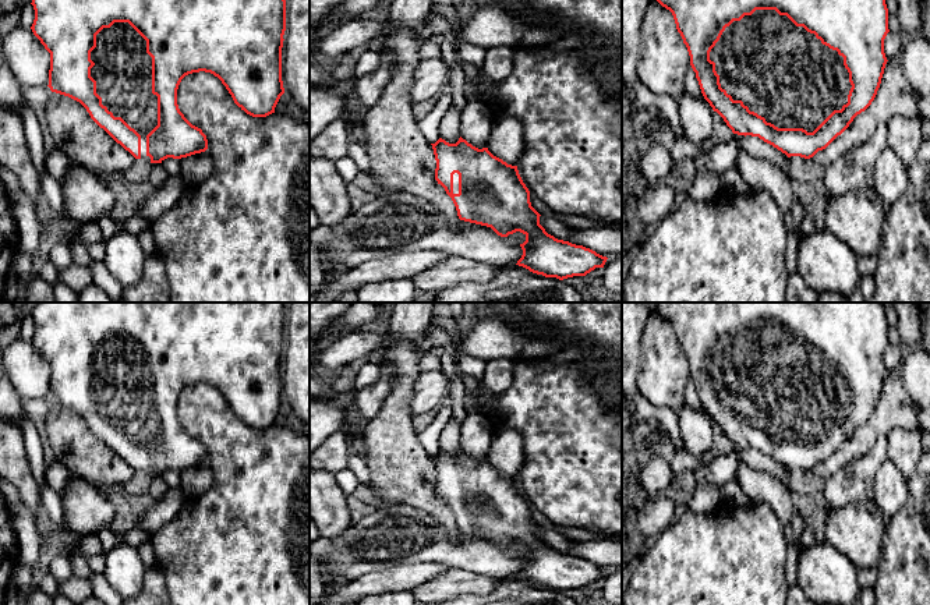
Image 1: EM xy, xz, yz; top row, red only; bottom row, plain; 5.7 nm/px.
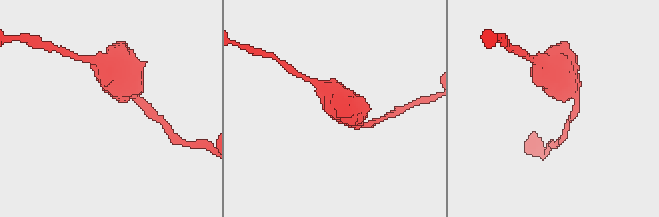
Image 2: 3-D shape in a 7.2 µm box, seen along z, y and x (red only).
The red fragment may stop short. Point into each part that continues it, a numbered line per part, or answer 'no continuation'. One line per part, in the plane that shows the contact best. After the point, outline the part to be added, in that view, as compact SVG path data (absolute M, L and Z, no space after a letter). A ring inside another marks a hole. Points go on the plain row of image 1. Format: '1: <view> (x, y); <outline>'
1: yz (785, 386); M756 322L752 328L733 333L711 361L710 372L715 375L721 400L733 413L742 413L750 424L778 441L803 441L813 445L834 422L841 422L848 415L852 400L844 369L823 357L814 346L796 339L786 328L779 328L775 322Z

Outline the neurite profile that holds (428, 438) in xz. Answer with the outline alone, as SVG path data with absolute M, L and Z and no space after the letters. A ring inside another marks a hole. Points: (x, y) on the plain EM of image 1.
M449 393L442 400L439 413L432 420L432 422L421 432L418 432L417 439L422 445L422 447L428 452L429 456L435 456L439 447L439 436L452 418L452 399Z

